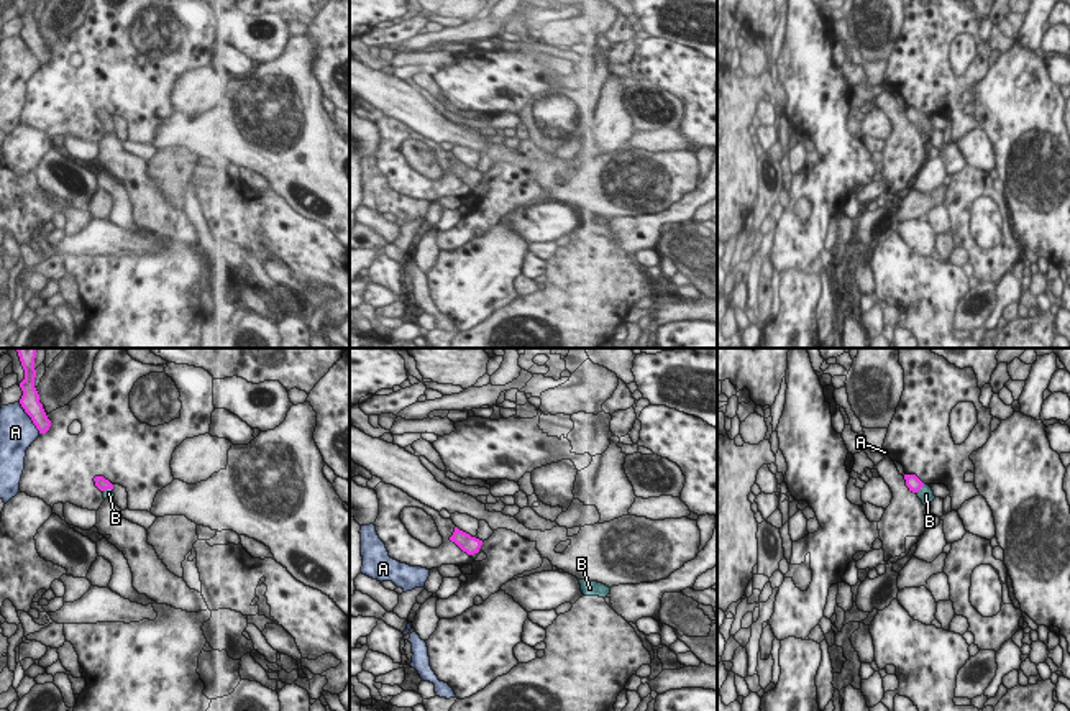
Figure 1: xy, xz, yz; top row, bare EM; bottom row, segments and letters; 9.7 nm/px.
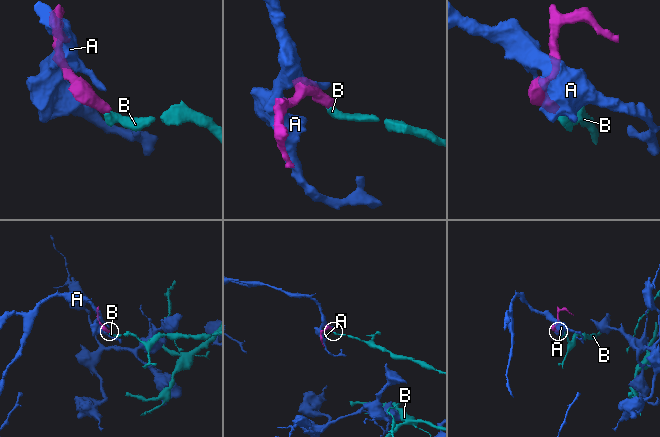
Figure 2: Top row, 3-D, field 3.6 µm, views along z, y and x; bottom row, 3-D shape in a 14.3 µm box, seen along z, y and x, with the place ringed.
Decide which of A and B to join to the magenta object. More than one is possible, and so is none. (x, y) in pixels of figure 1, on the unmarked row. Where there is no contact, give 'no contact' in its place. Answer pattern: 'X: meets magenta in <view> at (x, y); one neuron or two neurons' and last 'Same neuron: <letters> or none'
A: meets magenta in xy at (30, 48); two neurons
B: meets magenta in yz at (919, 120); one neuron
Same neuron: B

